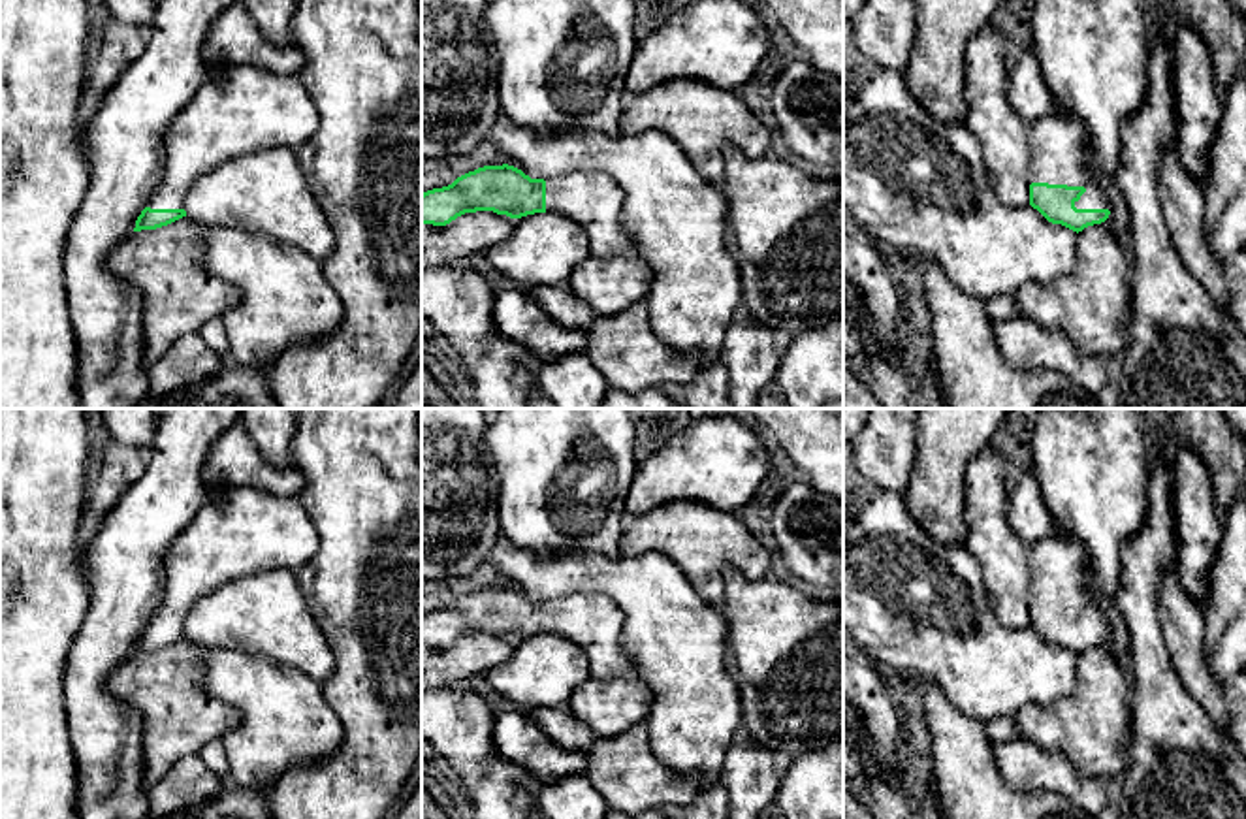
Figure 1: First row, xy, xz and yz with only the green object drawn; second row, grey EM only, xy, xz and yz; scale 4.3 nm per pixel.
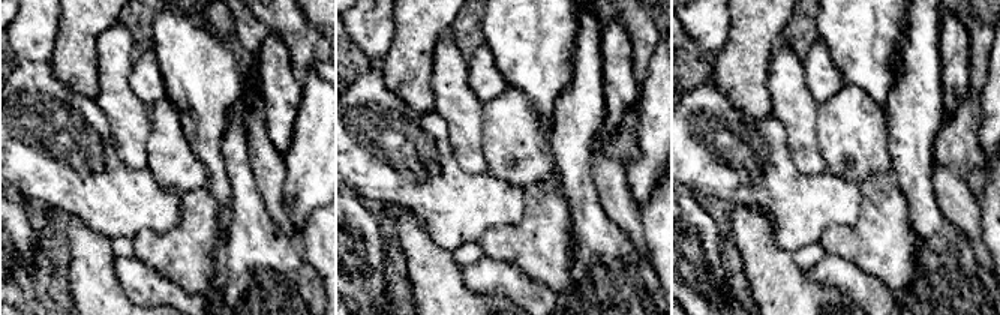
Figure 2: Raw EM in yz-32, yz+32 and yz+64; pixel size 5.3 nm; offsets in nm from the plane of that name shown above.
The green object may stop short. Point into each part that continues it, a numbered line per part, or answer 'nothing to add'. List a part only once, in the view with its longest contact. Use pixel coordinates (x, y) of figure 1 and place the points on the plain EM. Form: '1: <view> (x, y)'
1: yz (1058, 565)

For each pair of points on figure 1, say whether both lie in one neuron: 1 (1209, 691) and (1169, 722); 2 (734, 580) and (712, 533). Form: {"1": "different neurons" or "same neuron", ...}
{"1": "different neurons", "2": "different neurons"}

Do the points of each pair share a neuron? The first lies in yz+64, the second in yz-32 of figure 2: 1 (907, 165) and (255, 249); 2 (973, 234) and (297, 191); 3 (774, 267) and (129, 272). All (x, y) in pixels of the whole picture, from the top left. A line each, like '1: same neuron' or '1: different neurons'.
1: same neuron
2: different neurons
3: different neurons

